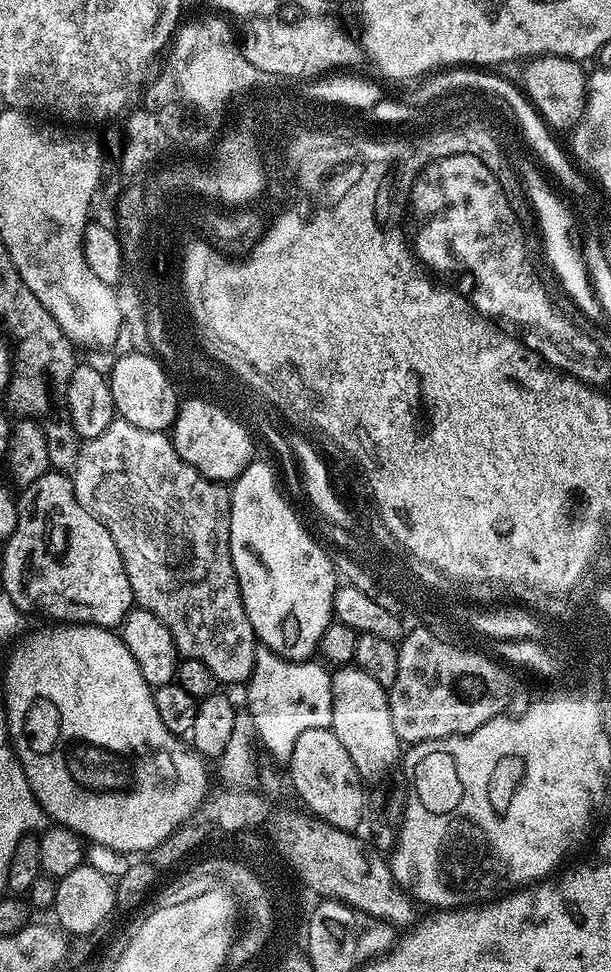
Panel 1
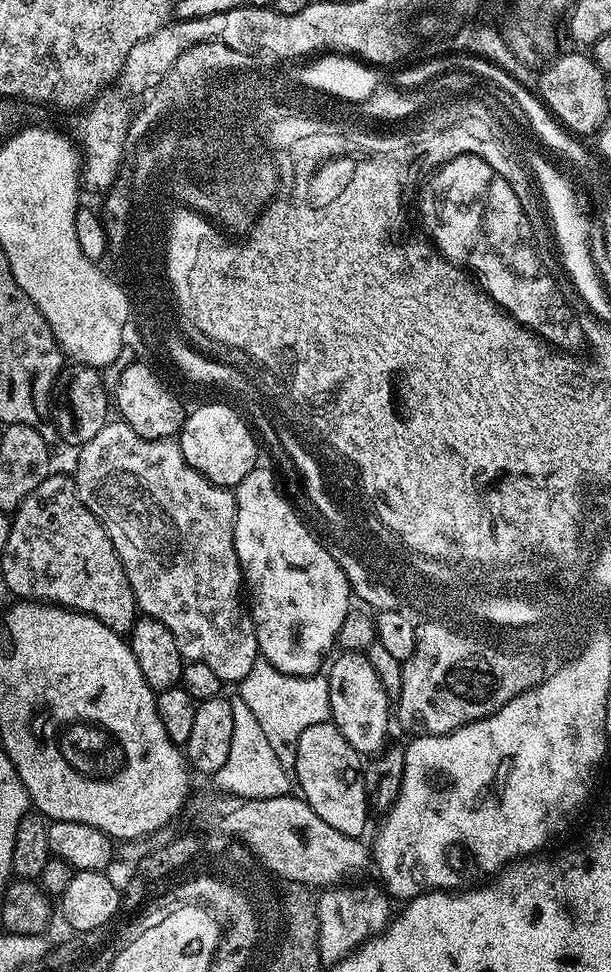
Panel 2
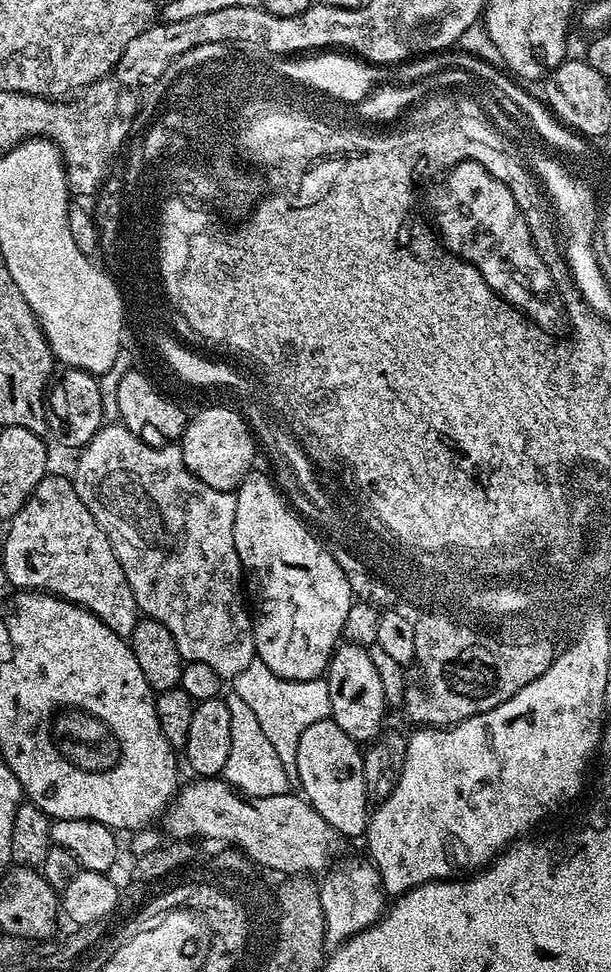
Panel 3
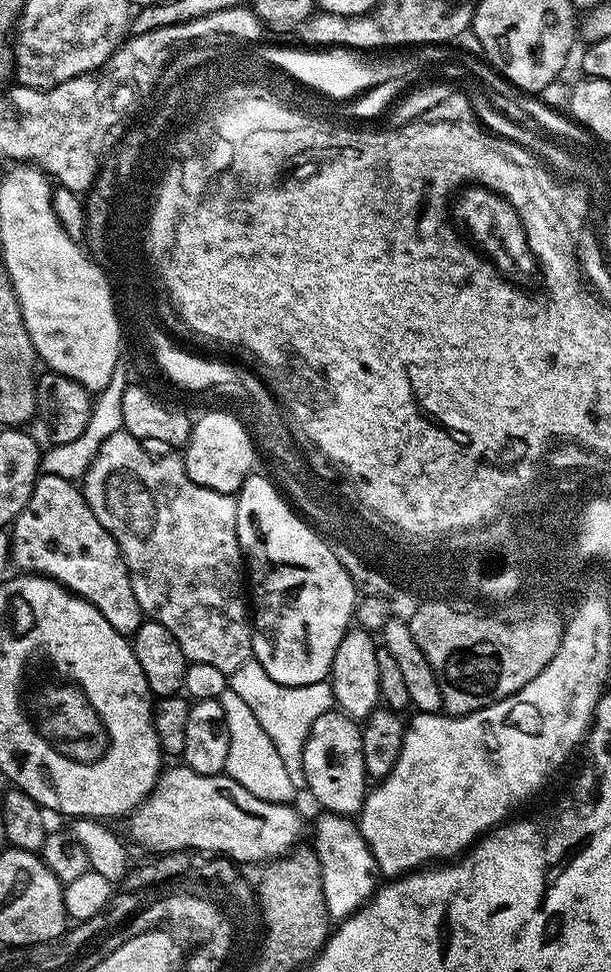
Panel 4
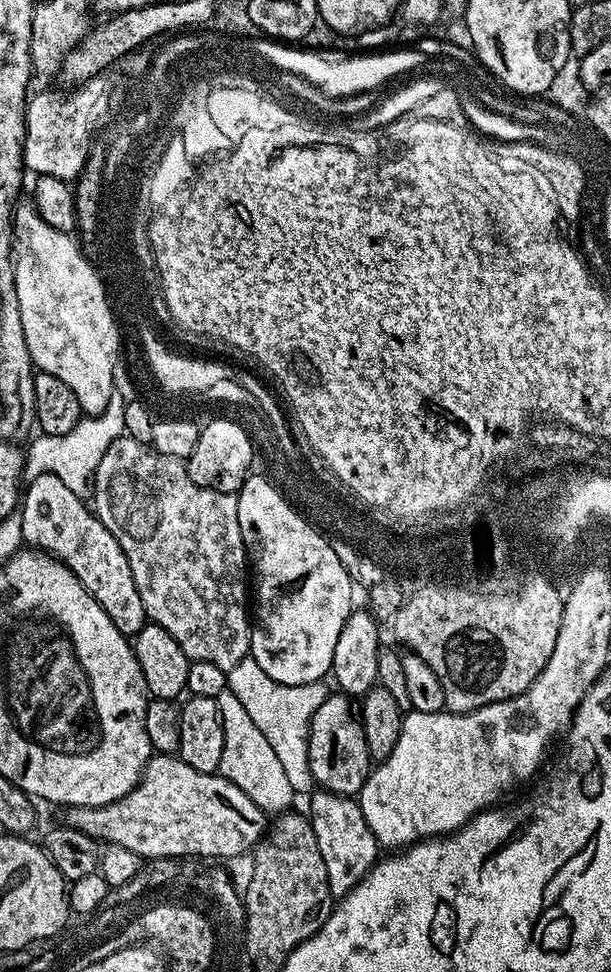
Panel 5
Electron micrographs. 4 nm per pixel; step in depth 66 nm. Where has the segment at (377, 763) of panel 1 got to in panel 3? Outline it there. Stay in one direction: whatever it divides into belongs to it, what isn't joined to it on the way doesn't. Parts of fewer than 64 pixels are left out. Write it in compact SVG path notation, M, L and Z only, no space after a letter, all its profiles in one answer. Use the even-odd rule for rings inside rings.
M341 643L328 661L326 679L330 690L330 717L350 738L357 742L371 742L380 735L386 713L382 682L374 662L370 662L368 648L363 644Z

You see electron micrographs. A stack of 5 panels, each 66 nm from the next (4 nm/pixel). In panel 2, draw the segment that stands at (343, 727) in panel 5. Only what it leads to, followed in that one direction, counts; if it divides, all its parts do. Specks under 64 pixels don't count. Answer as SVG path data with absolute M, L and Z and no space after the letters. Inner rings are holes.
M325 722L302 730L302 738L296 751L295 783L300 783L299 795L334 830L342 830L347 836L363 837L364 827L370 817L370 801L364 785L366 764L361 753L346 742L346 738L336 729L336 725Z

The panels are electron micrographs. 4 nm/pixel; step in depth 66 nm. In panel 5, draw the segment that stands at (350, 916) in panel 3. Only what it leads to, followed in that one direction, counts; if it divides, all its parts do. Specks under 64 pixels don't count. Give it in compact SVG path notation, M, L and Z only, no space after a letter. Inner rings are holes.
M316 790L311 793L314 838L318 838L318 850L322 850L322 862L326 862L328 890L333 897L344 896L358 886L378 859L376 836L366 826L359 803L351 796L338 796L335 792Z

